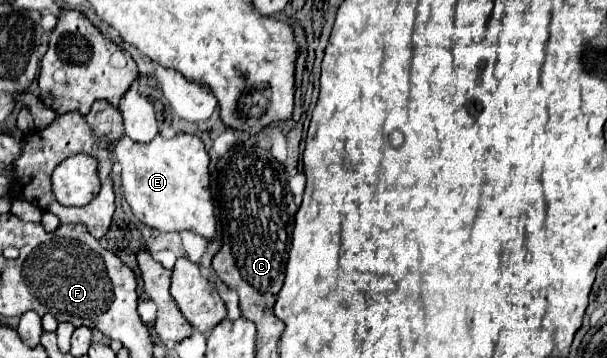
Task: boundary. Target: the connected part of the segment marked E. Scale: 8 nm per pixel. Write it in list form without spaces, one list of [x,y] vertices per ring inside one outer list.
[[[123,134],[117,142],[109,144],[109,152],[113,160],[121,164],[123,196],[137,220],[163,232],[195,230],[203,238],[215,236],[215,214],[207,170],[209,154],[201,138],[177,134],[167,140],[157,134],[149,144],[139,144]]]

